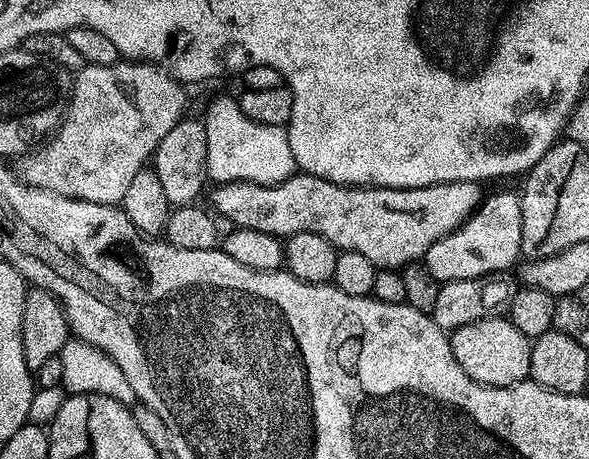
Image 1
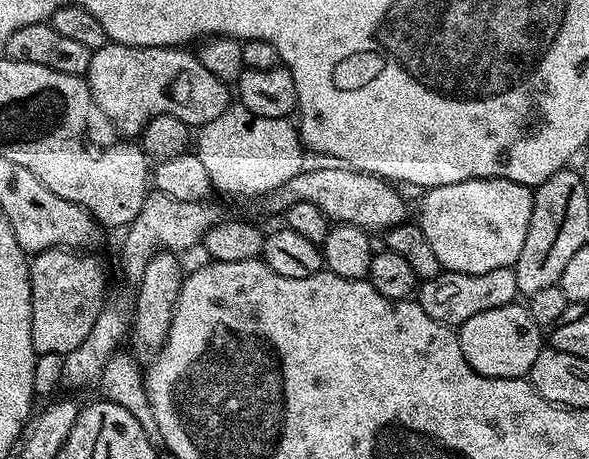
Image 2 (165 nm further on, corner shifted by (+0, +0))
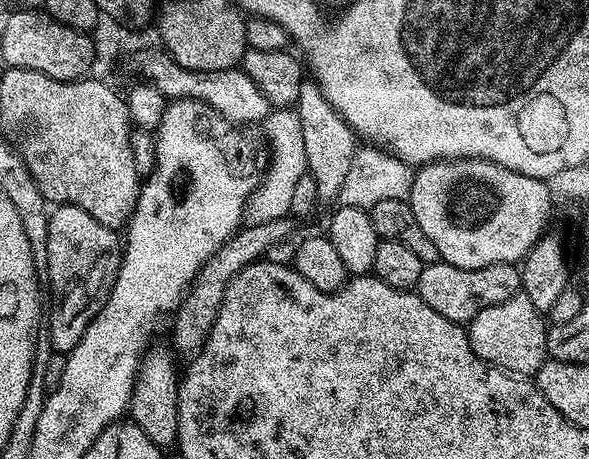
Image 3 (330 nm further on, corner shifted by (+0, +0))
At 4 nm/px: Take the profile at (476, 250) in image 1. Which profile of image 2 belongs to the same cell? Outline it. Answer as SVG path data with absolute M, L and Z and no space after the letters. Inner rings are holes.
M467 180L450 186L429 188L418 200L418 223L422 234L430 241L430 247L445 272L462 274L486 274L486 270L513 267L522 254L522 242L526 242L526 230L530 230L533 189L527 184L509 180Z

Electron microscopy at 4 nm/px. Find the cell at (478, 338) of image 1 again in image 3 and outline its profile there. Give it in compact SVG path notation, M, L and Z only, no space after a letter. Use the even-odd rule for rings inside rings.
M523 290L506 298L506 302L498 302L498 306L486 306L486 310L482 310L482 314L478 314L467 324L466 331L470 346L478 358L482 358L485 364L493 368L500 368L503 372L514 376L535 377L536 372L544 365L548 356L548 328L545 317L538 310L534 310L534 302L530 302L530 298L526 298Z

